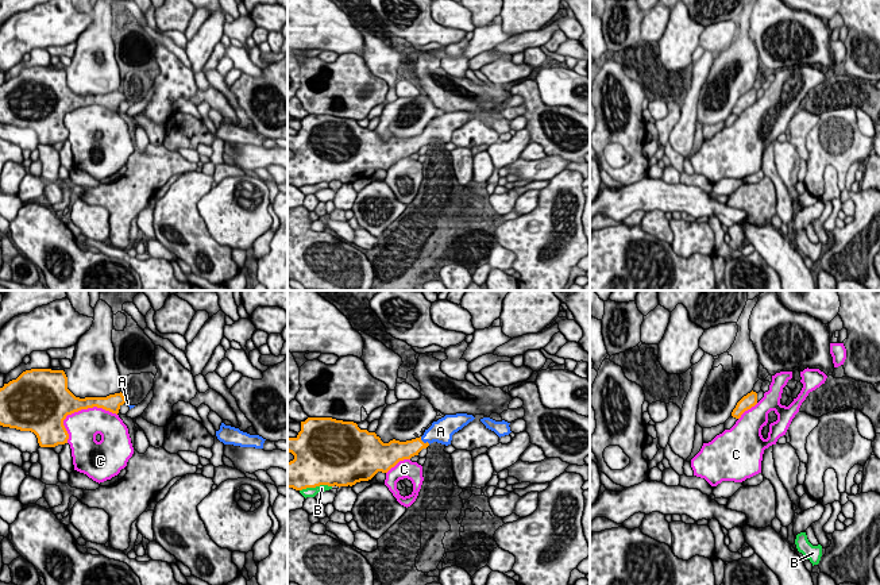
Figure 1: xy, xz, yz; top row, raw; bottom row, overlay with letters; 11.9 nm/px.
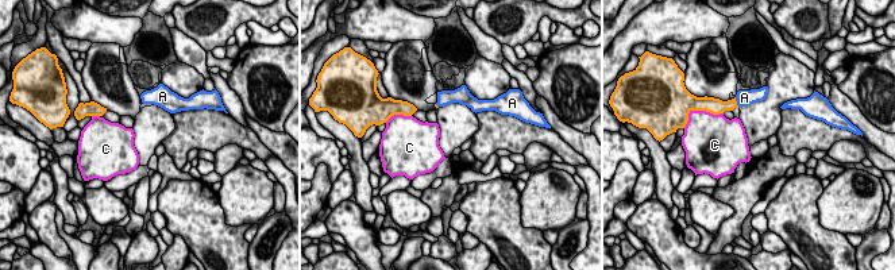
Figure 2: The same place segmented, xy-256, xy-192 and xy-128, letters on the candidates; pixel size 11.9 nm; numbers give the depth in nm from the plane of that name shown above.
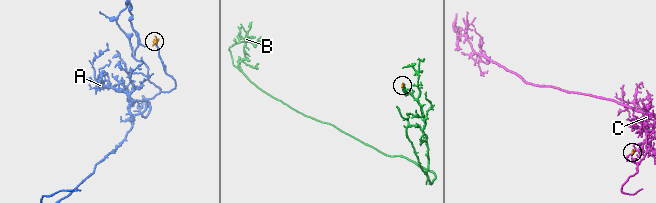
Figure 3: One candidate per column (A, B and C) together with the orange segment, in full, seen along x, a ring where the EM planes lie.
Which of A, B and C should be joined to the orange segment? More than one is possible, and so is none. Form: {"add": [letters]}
{"add": ["A"]}

